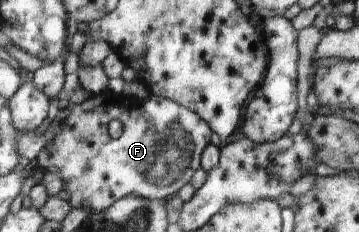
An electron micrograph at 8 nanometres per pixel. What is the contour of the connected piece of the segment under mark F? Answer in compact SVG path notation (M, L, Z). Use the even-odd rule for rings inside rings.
M107 89L103 95L91 95L85 102L67 107L71 112L64 120L65 126L61 134L55 136L53 142L43 148L43 152L39 152L33 164L39 164L48 173L58 173L63 180L63 191L69 194L68 202L71 207L85 206L90 213L105 211L125 196L164 200L177 195L199 168L199 156L203 148L207 148L211 138L212 128L199 114L176 101L152 94L150 98L137 99L137 96L132 95L116 95ZM114 119L123 124L123 134L115 139L108 132L108 125Z

